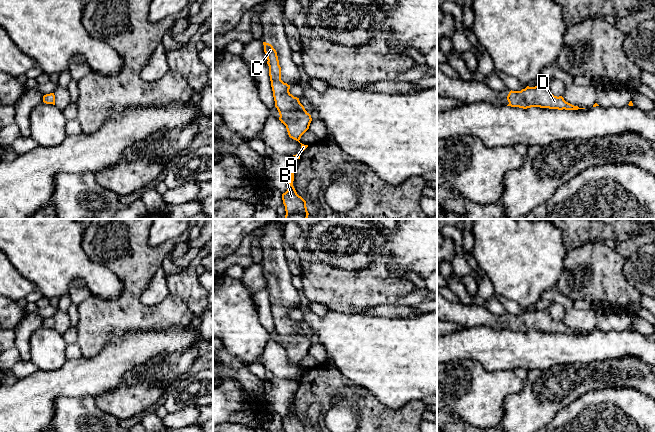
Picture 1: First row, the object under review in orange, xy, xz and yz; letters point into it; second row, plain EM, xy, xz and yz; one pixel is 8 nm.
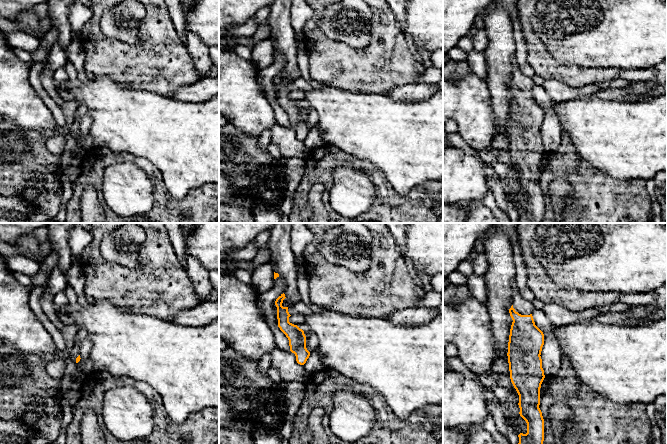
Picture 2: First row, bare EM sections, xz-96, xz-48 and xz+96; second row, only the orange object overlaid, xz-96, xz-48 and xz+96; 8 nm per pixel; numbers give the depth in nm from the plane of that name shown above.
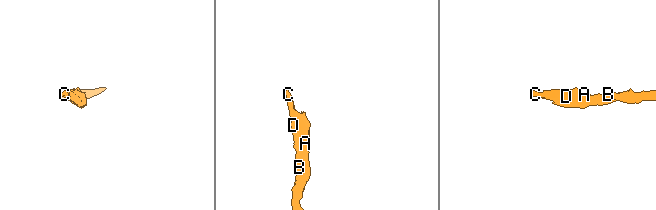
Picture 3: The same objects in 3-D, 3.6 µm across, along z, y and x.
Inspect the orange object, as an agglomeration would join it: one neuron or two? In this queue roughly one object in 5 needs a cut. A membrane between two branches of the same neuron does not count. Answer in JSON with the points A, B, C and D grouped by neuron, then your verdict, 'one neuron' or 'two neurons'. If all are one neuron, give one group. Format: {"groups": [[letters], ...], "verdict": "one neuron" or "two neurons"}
{"groups": [["A", "B", "C", "D"]], "verdict": "one neuron"}

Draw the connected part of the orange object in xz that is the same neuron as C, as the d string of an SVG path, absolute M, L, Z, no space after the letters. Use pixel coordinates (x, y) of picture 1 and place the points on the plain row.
M263 266L264 276L269 290L269 300L275 331L279 336L279 344L286 350L290 362L301 368L301 376L293 379L300 383L301 377L308 371L299 364L301 360L309 353L312 345L311 339L300 327L299 322L294 321L290 316L290 309L281 304L281 291L276 274L269 267Z

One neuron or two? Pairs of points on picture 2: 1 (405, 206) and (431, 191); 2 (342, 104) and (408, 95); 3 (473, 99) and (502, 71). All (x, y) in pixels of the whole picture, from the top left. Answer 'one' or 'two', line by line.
1: one
2: two
3: two

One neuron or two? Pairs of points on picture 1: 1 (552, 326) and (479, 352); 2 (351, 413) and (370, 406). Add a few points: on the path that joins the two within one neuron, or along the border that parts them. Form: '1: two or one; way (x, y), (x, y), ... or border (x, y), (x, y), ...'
1: two; border (515, 331), (548, 331), (562, 334)
2: two; border (342, 395), (352, 397), (358, 402), (359, 421)

